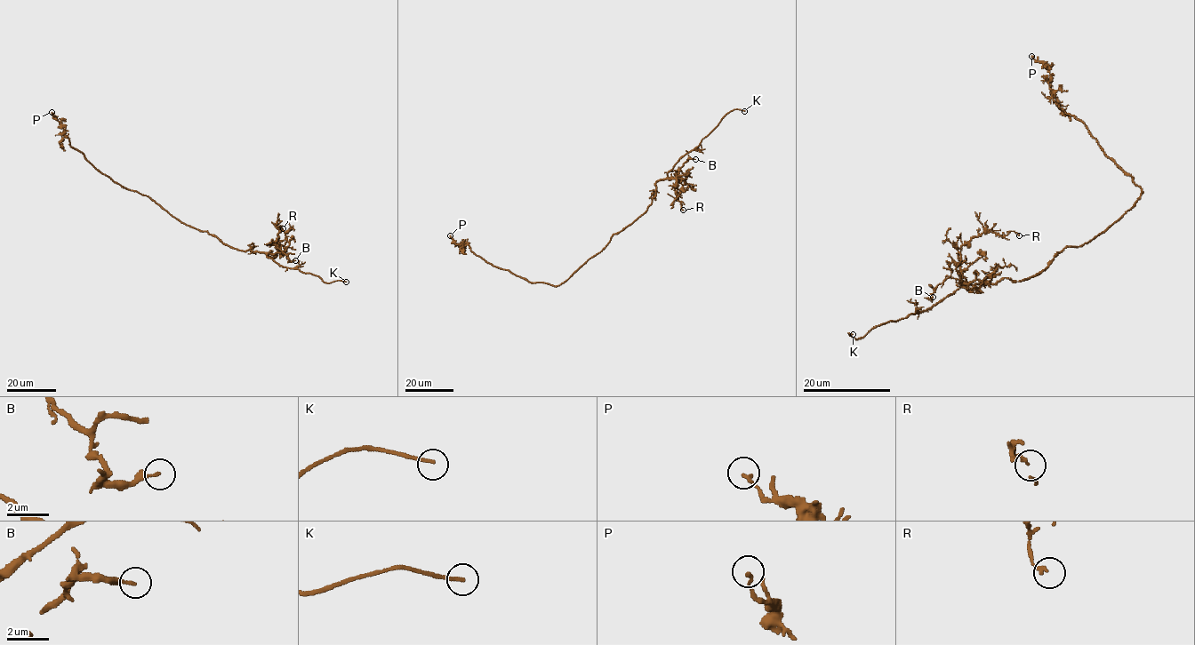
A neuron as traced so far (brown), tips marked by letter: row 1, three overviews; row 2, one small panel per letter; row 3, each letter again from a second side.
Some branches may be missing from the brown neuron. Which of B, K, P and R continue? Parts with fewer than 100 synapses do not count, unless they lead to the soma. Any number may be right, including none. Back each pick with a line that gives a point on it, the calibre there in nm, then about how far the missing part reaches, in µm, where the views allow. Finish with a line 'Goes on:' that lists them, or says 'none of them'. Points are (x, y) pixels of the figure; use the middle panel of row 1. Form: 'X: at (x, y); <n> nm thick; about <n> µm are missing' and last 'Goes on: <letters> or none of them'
K: at (744, 111); 150 nm thick; about 7 µm are missing
Goes on: K

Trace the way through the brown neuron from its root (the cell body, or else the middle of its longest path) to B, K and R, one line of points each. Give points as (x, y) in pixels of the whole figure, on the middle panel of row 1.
B: (603, 249), (613, 234), (645, 211), (655, 195), (657, 180), (674, 179), (689, 157), (695, 159)
K: (603, 249), (613, 234), (645, 211), (655, 195), (655, 183), (664, 179), (680, 159), (725, 115), (744, 111)
R: (603, 249), (613, 234), (645, 211), (655, 195), (657, 180), (678, 176), (675, 190), (683, 210)

